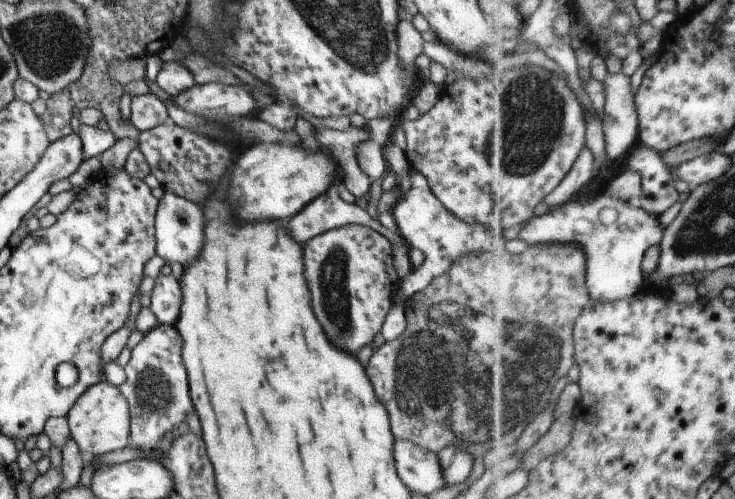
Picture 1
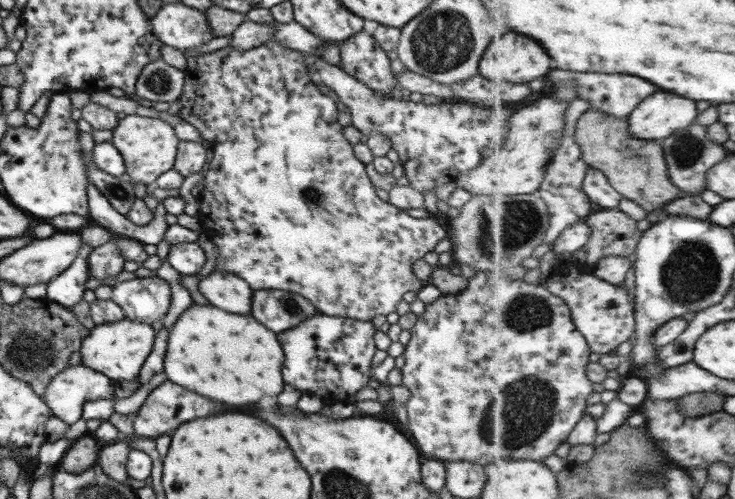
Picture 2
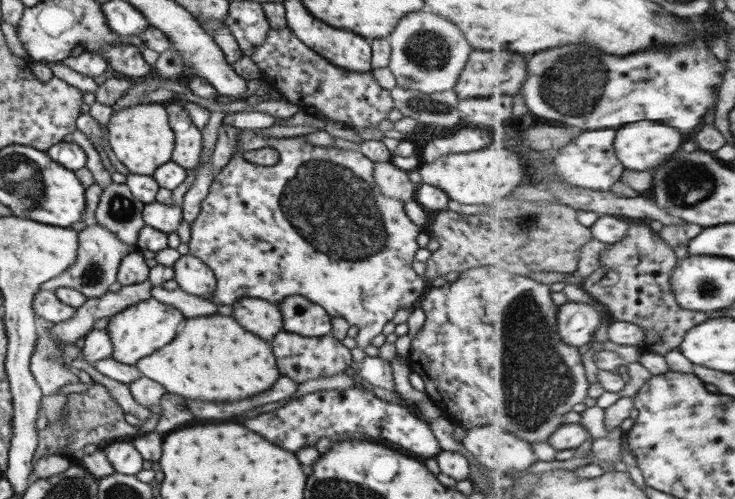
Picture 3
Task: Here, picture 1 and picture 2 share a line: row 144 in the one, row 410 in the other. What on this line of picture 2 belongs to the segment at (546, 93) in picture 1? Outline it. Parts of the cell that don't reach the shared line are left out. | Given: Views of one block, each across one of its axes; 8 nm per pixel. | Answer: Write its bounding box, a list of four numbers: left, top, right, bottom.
[400,273,593,467]

